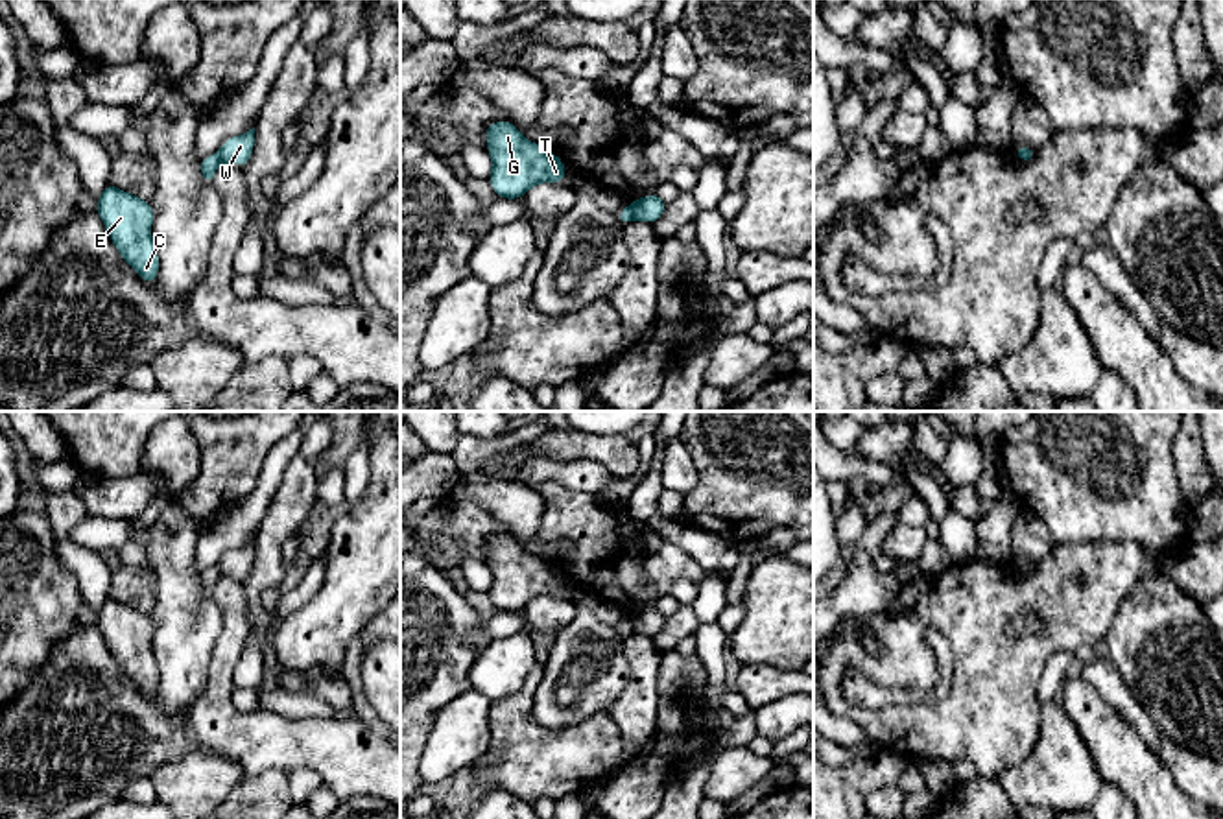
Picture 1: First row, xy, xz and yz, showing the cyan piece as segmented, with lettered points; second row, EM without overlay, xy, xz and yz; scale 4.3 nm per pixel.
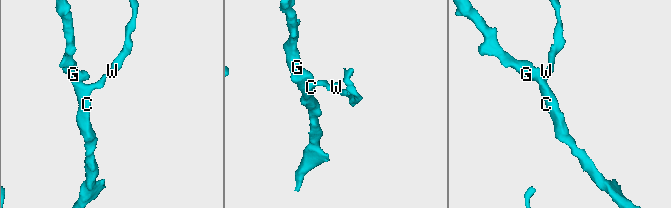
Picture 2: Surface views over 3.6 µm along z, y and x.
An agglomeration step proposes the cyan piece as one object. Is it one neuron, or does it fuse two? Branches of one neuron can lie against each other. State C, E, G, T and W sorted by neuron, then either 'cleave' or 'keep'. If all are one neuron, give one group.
C E G T / W; cleave

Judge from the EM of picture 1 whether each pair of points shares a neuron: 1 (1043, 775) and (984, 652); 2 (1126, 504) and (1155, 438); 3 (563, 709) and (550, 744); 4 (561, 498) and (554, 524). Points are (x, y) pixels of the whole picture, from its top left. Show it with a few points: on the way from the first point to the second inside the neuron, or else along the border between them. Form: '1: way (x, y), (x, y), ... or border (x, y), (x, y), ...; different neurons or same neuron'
1: border (1041, 711), (1037, 744), (997, 779); different neurons
2: way (1139, 487), (1144, 482), (1144, 454); same neuron
3: border (535, 690), (534, 718), (548, 729), (563, 731); different neurons
4: way (561, 504), (559, 519); same neuron

